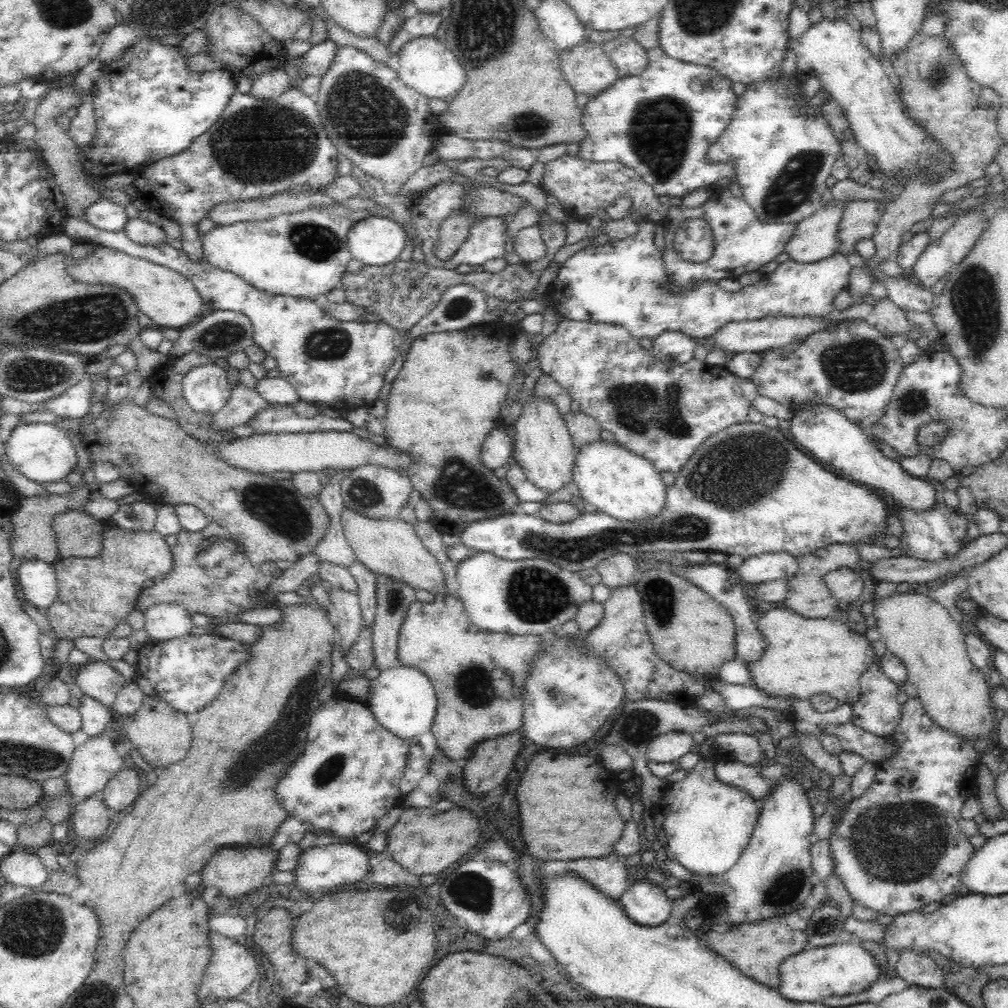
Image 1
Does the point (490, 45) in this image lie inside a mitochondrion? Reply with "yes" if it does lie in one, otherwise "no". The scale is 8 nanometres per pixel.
yes

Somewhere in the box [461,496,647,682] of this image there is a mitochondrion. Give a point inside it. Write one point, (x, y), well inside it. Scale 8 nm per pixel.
(535, 595)

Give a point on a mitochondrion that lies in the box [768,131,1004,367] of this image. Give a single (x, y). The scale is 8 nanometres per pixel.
(974, 300)

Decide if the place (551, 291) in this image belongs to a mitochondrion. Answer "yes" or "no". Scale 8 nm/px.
no

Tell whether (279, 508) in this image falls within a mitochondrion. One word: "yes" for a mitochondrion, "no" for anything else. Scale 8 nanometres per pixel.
yes

